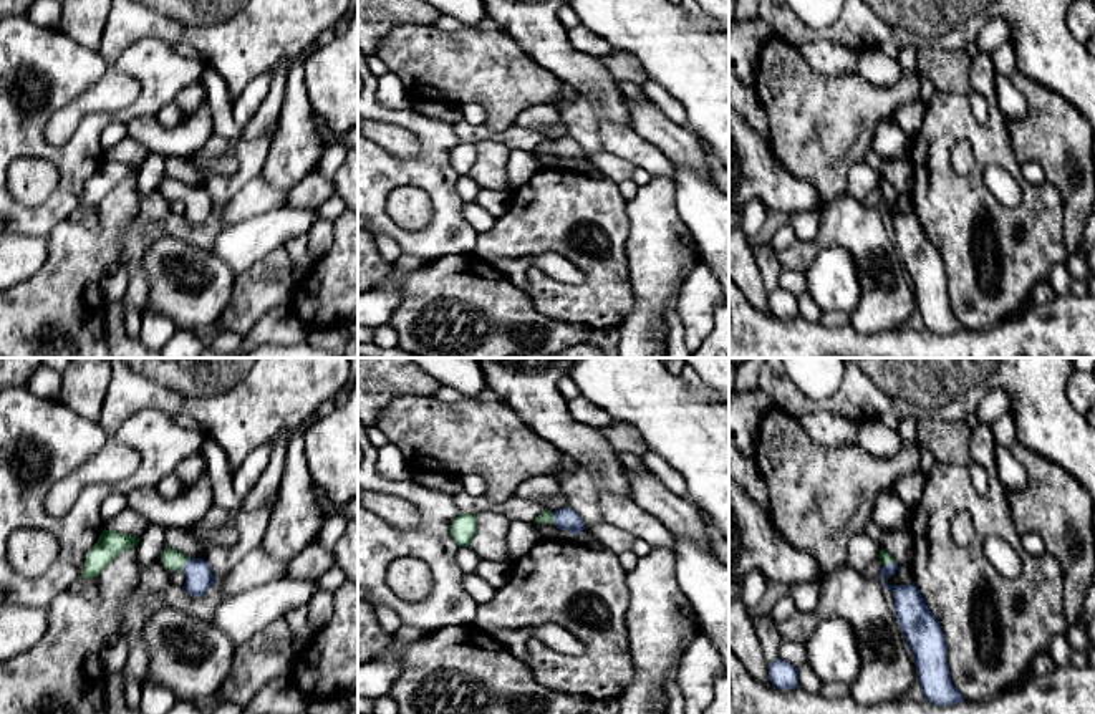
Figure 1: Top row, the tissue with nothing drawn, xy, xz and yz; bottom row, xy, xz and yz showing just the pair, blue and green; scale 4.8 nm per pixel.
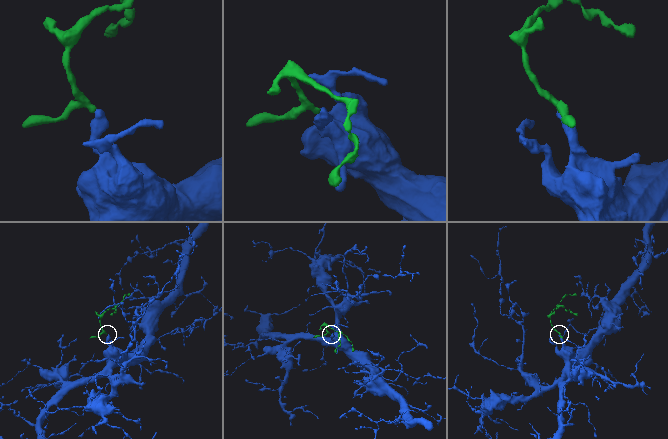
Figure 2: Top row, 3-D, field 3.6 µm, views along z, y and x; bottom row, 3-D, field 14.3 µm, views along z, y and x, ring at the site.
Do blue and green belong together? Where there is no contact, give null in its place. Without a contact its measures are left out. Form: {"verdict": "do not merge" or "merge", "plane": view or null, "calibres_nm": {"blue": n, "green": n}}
{"verdict": "merge", "plane": "xy", "calibres_nm": {"blue": 140, "green": 100}}

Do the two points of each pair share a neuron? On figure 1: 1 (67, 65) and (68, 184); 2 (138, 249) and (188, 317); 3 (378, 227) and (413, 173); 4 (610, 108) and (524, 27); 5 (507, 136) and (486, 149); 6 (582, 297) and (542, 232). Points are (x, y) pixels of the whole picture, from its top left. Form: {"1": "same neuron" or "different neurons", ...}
{"1": "same neuron", "2": "different neurons", "3": "same neuron", "4": "same neuron", "5": "different neurons", "6": "same neuron"}

